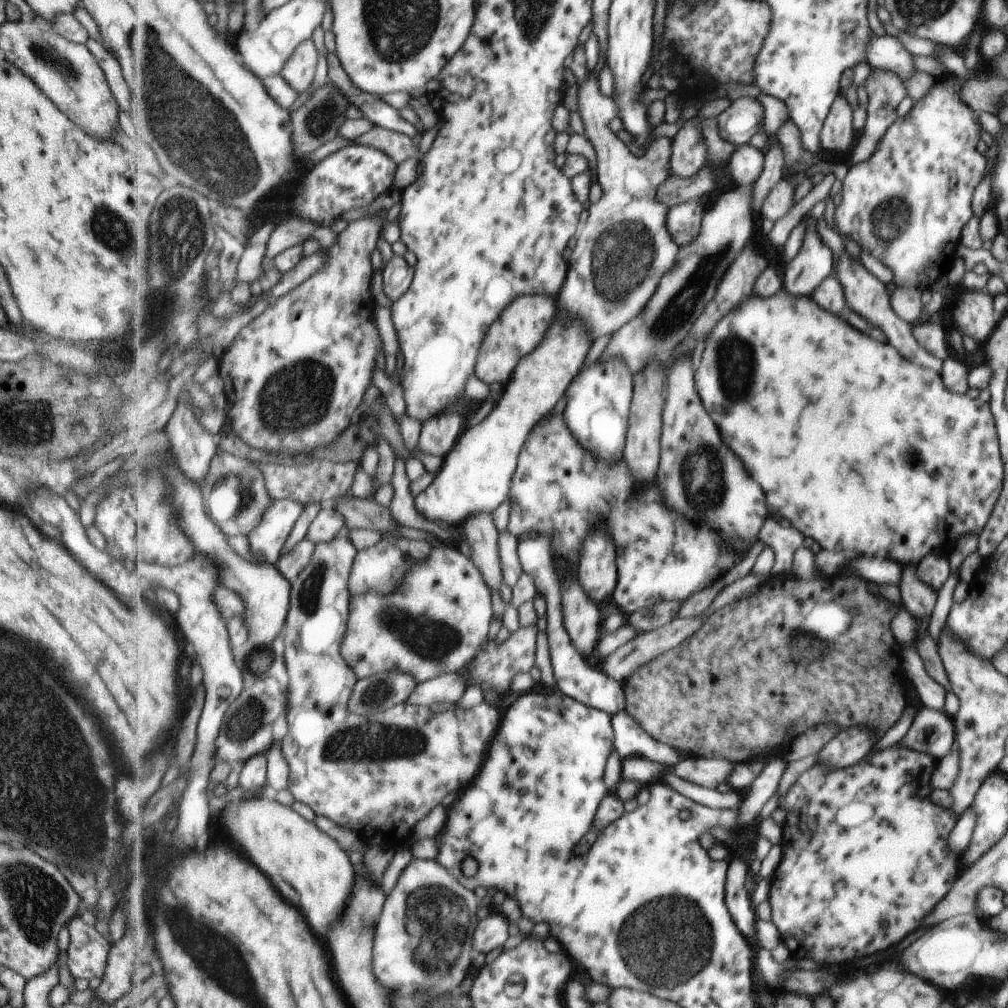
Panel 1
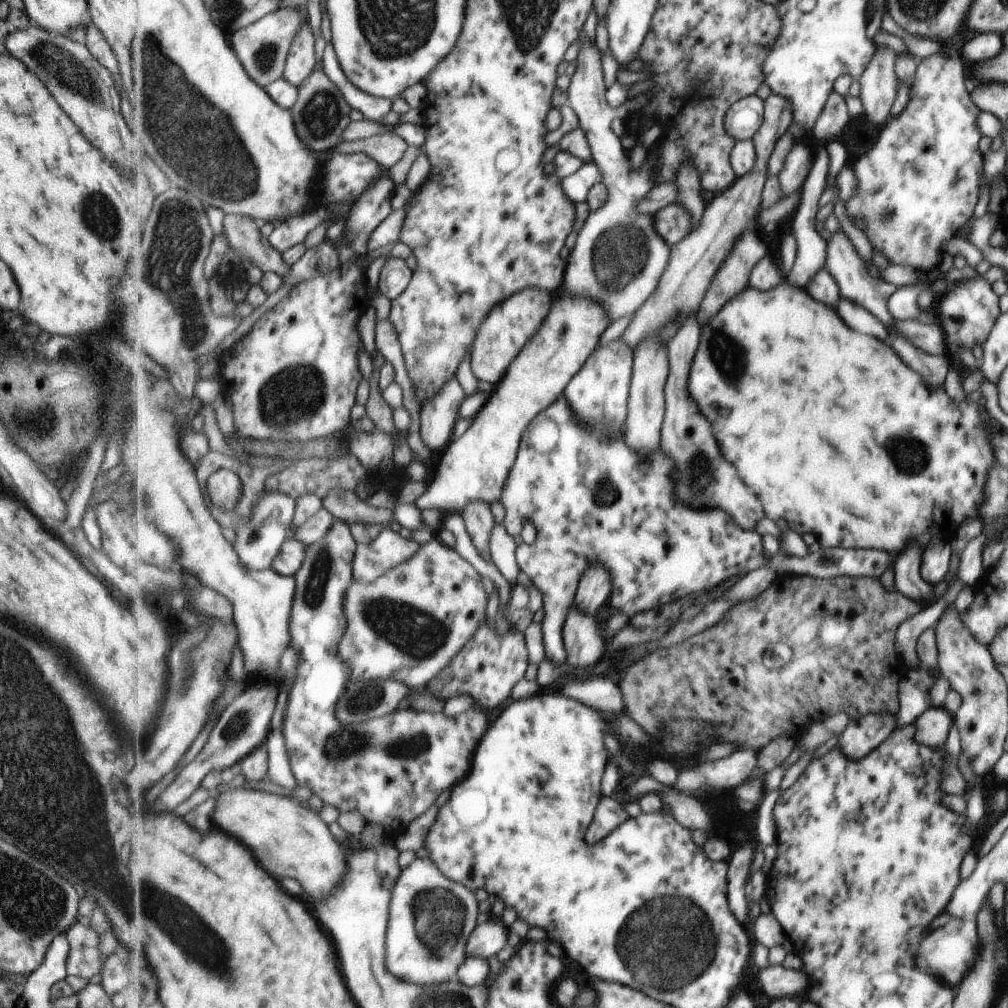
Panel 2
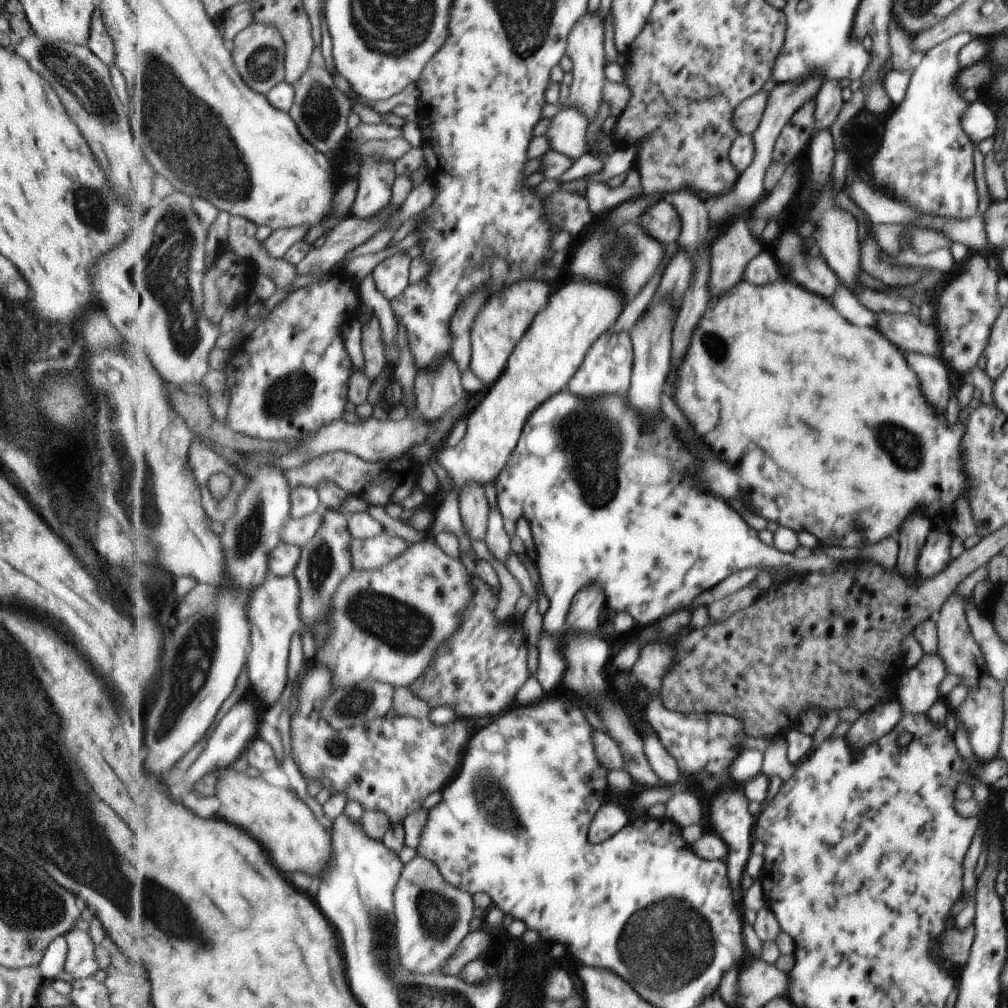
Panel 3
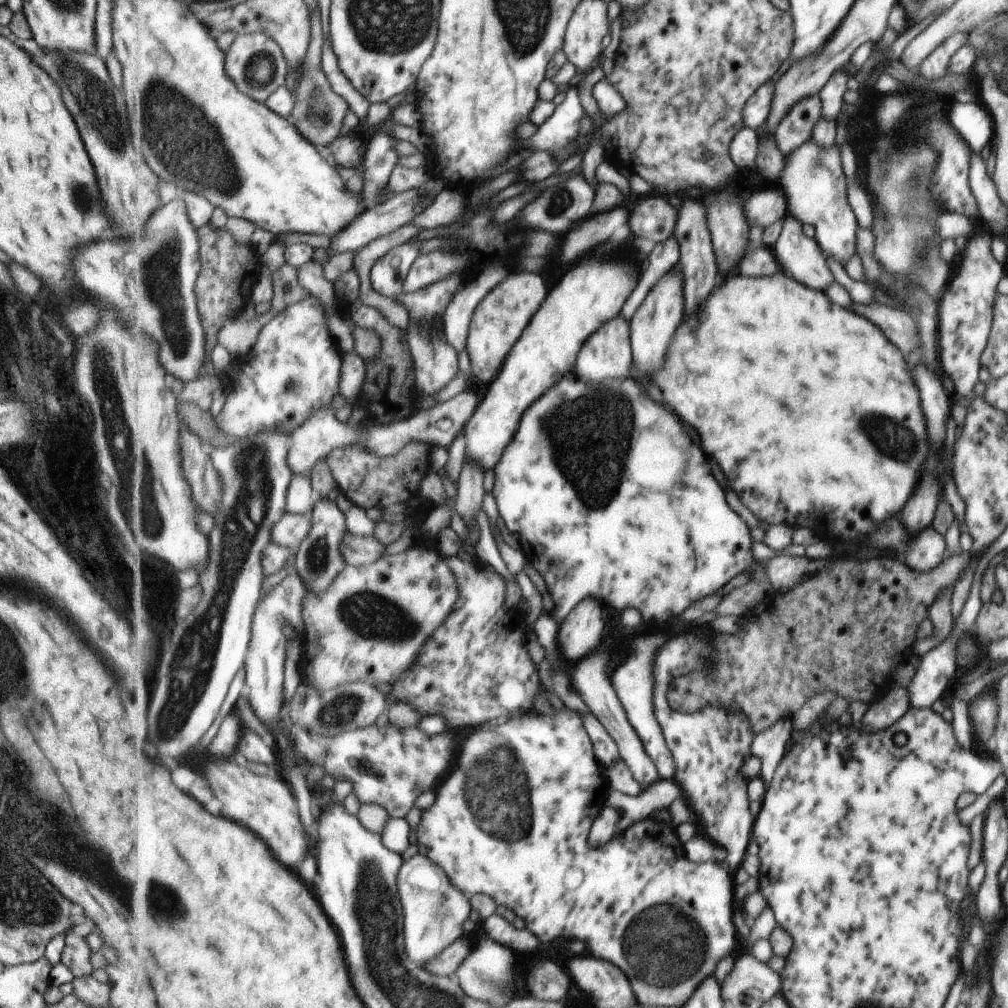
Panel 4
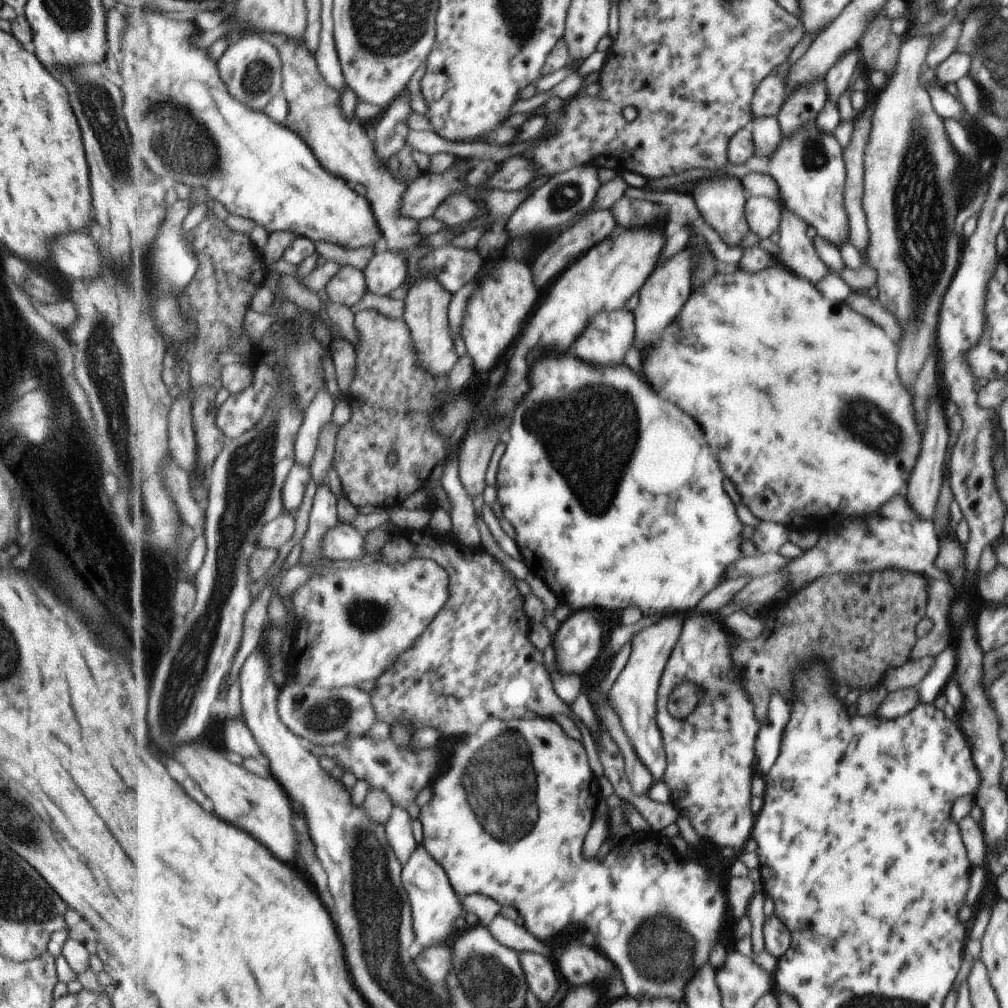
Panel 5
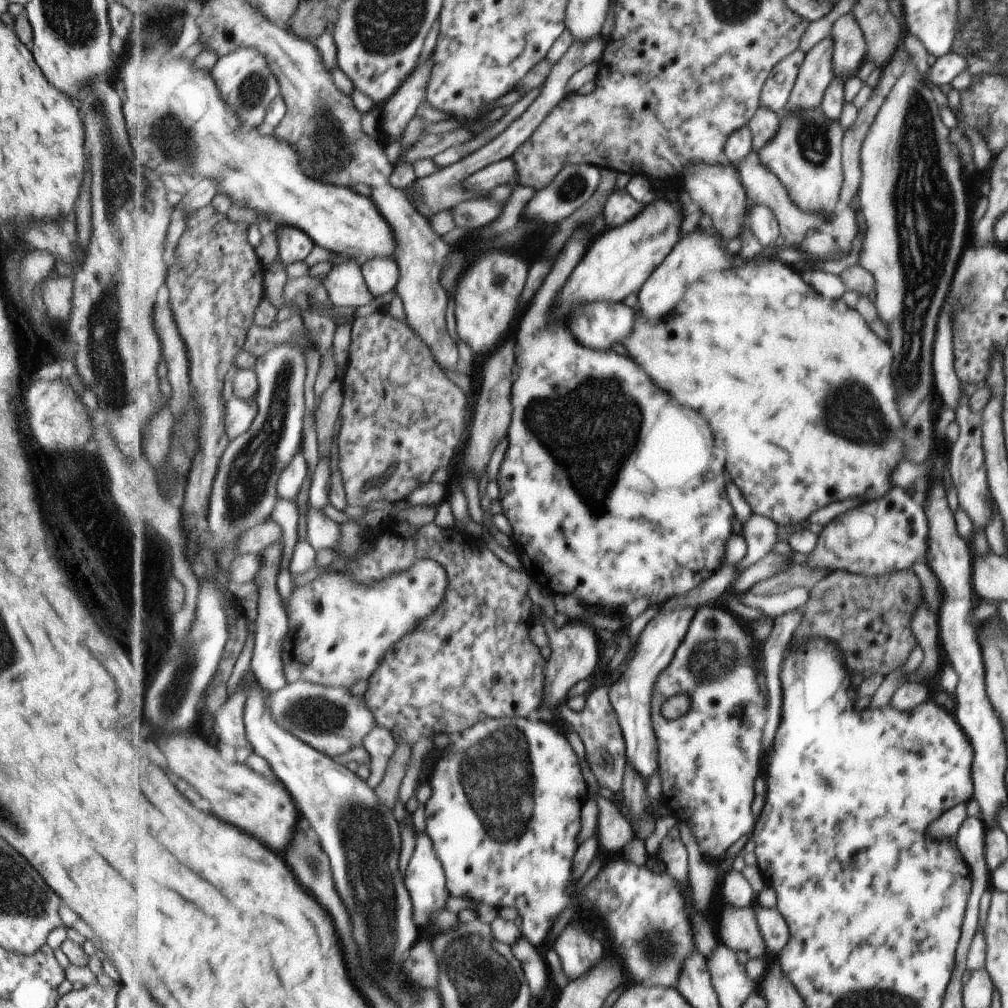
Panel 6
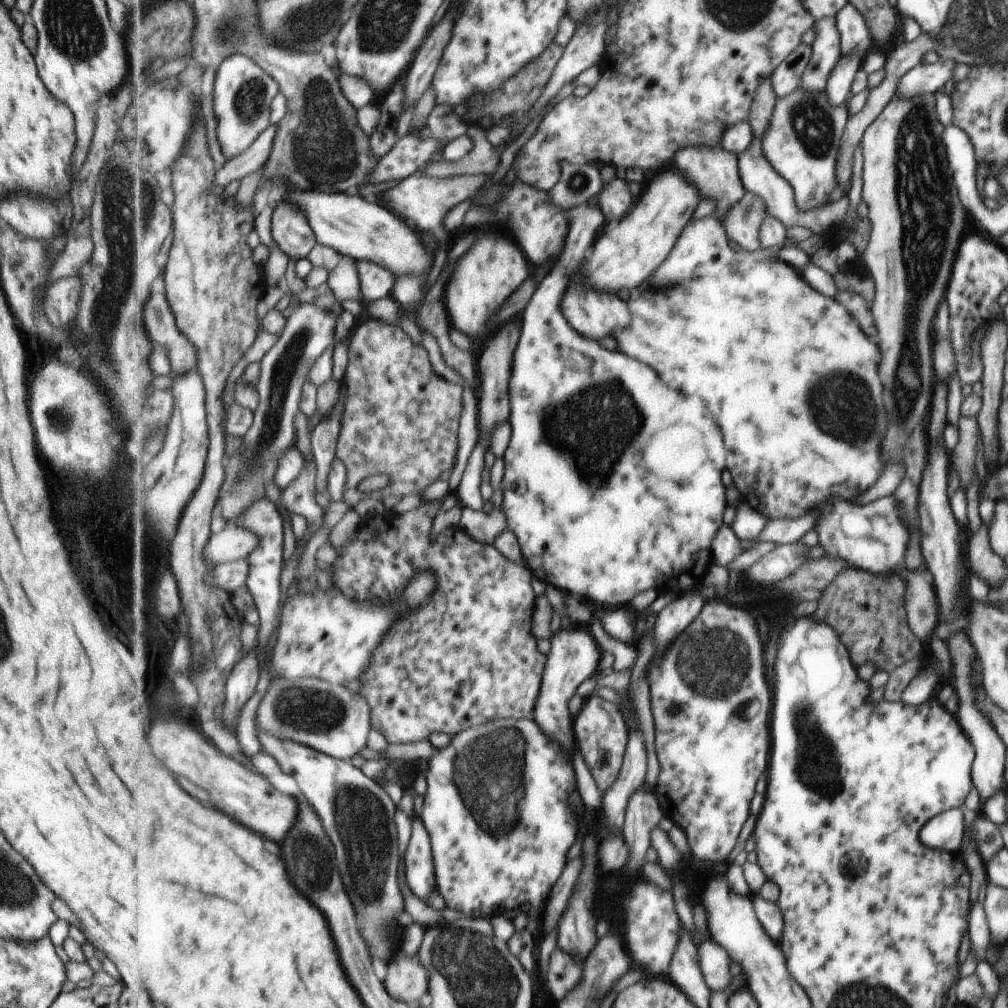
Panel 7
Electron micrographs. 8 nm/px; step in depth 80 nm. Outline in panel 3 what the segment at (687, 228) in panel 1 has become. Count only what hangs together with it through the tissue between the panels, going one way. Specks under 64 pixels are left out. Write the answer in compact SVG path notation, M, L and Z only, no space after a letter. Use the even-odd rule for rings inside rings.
M661 200L659 204L651 206L645 212L645 216L642 216L641 222L645 231L648 231L653 238L657 238L659 242L665 242L665 244L675 242L681 234L679 212L667 200Z

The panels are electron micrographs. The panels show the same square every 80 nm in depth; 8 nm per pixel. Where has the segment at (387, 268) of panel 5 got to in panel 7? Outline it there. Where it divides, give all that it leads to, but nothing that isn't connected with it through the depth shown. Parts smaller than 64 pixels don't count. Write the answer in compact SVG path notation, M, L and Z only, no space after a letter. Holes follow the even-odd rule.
M359 262L359 278L361 281L361 296L362 302L359 302L364 311L359 317L357 326L363 324L363 320L371 318L369 308L376 300L381 300L391 297L393 286L396 285L393 274L389 269L383 268L380 264L373 264L373 262Z

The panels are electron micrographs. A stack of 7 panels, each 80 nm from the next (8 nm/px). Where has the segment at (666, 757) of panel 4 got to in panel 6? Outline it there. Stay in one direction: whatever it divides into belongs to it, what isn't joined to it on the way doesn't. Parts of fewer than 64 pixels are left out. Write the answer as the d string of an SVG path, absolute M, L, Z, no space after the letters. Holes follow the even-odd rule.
M695 606L677 608L671 612L659 614L653 622L649 622L647 630L641 636L641 644L639 644L635 662L631 664L631 668L627 670L623 680L613 684L609 690L626 744L627 763L631 766L631 770L635 770L637 774L643 774L645 779L651 778L655 771L660 772L661 768L659 738L655 732L653 706L651 706L651 694L653 694L653 686L655 686L653 682L655 682L655 678L659 678L659 674L663 673L665 666L671 665L679 646L683 643L685 634L689 631L691 620L695 618L695 612L697 612Z

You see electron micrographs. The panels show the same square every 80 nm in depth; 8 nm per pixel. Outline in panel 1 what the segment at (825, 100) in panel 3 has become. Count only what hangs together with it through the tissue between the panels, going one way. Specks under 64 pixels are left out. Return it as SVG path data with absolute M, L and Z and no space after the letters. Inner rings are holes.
M837 94L820 130L820 146L845 160L851 150L852 127L852 110L843 95Z

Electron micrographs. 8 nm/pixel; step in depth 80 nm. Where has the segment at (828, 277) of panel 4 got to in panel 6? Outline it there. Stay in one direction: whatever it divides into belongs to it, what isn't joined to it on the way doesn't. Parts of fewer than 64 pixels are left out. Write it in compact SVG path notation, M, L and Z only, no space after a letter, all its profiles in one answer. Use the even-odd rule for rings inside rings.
M754 149L747 160L739 167L740 178L744 183L745 190L748 192L748 198L751 204L766 205L777 218L780 225L781 237L784 238L784 245L788 248L793 248L794 250L801 251L799 248L799 242L805 238L805 233L809 228L815 228L816 230L824 230L823 221L821 220L821 214L815 214L815 212L801 212L793 200L789 198L789 192L787 188L783 186L783 182L767 168L763 166L763 162L759 160L759 153Z

